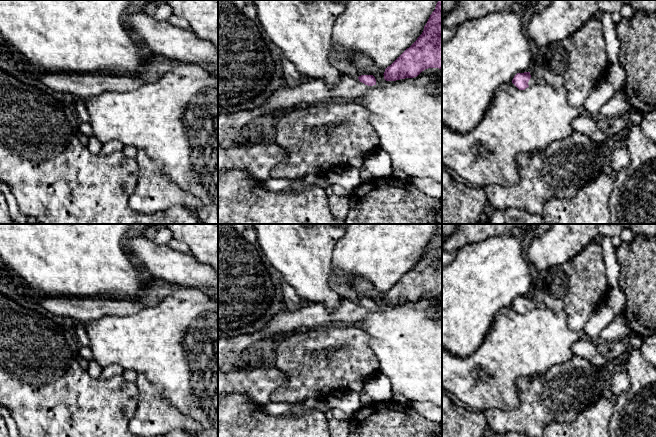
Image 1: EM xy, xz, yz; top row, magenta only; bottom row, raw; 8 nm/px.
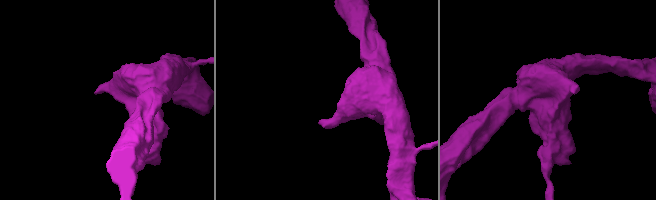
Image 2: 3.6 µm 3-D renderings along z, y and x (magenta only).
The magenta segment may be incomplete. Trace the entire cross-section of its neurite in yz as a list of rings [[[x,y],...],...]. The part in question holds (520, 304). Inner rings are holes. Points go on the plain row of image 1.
[[[530,296],[517,297],[512,307],[519,313],[525,314],[526,312],[533,310],[536,305],[531,301]]]

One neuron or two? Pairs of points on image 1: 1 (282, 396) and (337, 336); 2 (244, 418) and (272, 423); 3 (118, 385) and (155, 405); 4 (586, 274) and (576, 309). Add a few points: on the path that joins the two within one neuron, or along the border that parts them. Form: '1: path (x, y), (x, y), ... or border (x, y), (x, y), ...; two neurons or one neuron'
1: path (298, 380), (309, 369), (309, 360), (321, 348); one neuron
2: path (251, 423), (265, 423); one neuron
3: border (136, 383), (138, 391), (137, 406), (131, 418); two neurons
4: path (581, 283), (579, 285), (579, 300); one neuron

